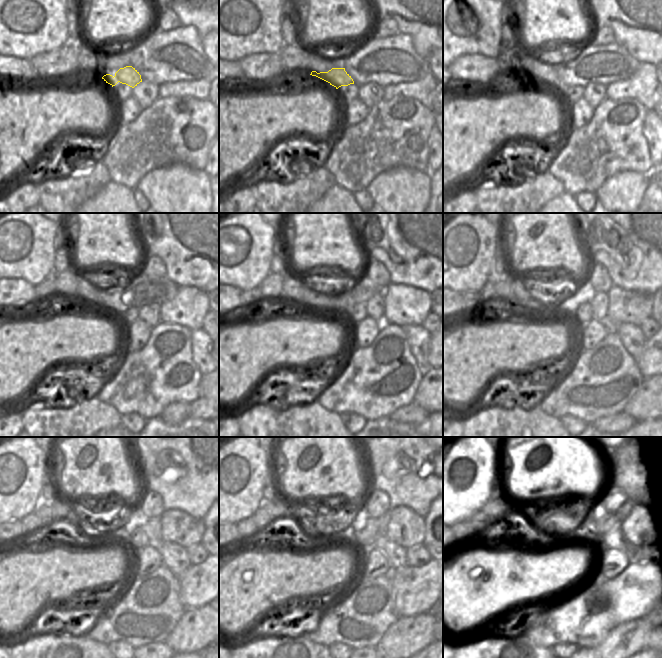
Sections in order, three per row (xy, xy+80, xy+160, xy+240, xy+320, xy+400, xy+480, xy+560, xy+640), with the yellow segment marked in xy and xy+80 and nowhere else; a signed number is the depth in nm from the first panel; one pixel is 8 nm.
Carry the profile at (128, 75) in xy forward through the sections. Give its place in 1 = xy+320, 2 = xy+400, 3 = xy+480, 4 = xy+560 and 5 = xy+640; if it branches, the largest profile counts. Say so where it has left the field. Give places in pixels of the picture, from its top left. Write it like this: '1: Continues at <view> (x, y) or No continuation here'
1: Continues at xy+320 (291, 292)
2: Continues at xy+400 (503, 291)
3: Continues at xy+480 (44, 511)
4: Continues at xy+560 (261, 519)
5: Continues at xy+640 (479, 521).

